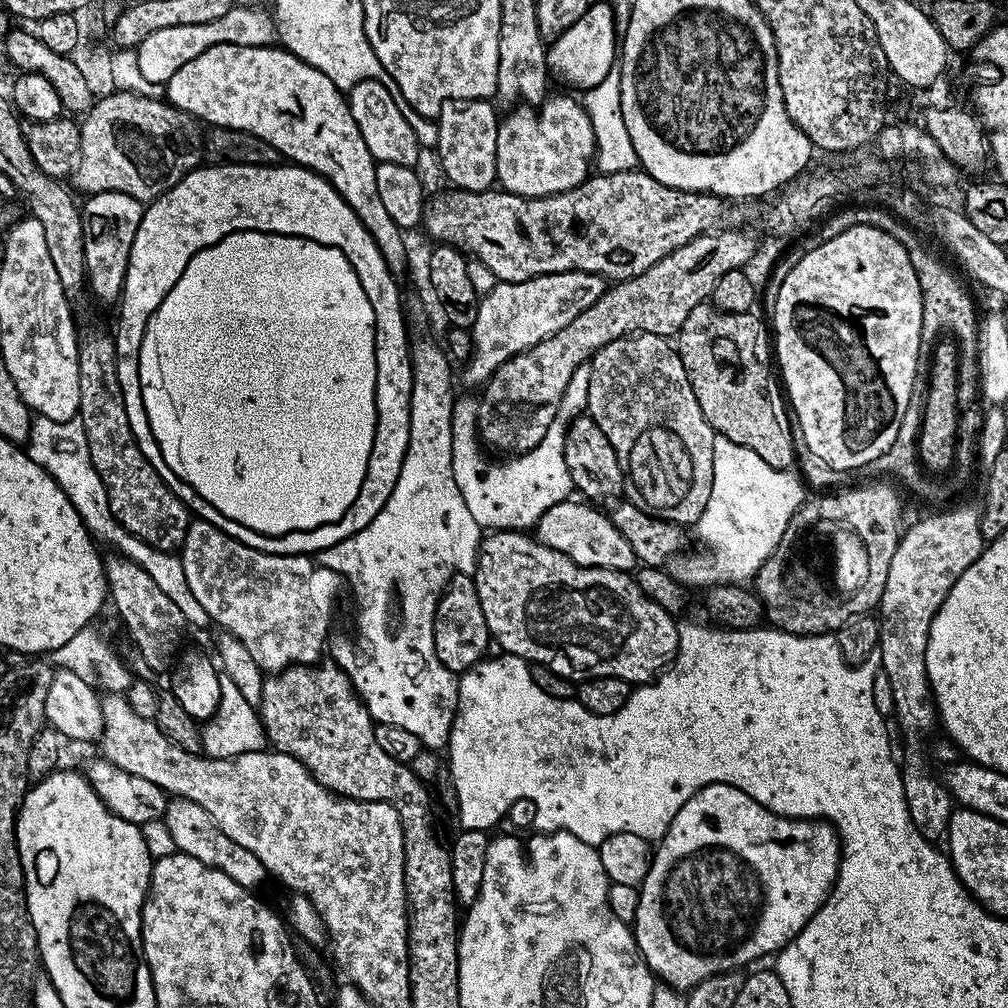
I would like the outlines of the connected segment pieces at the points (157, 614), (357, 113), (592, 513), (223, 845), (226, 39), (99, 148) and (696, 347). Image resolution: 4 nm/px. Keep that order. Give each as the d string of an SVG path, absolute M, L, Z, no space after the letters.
M112 554L112 557L105 559L105 580L109 599L111 603L113 600L126 624L137 653L146 660L154 674L167 673L175 663L184 631L188 628L182 610L159 589L150 574L122 555Z
M384 80L358 82L346 93L346 99L354 122L358 122L362 142L366 142L366 150L370 150L373 160L382 164L394 162L398 166L419 165L422 149L418 138L410 122L406 122L402 114L401 101L397 99L393 89Z
M576 498L564 499L560 504L546 510L534 528L535 535L546 546L566 554L566 558L578 562L579 565L614 569L616 572L633 571L638 564L634 550L621 531L614 526L611 517L607 513L602 514L594 509L597 507L585 501L574 499Z
M181 798L169 799L168 808L164 811L163 822L169 828L170 835L174 838L179 851L184 852L190 858L198 858L198 862L202 862L214 870L222 870L222 874L234 878L234 882L238 882L238 886L256 890L259 889L259 884L266 879L262 862L258 862L258 858L254 858L254 854L250 854L250 850L246 850L246 846L238 846L238 842L228 838L216 825L214 818L210 818L210 814L206 814L206 810L202 810L202 806L198 806L198 802Z
M233 6L230 11L223 14L214 22L206 22L205 25L180 25L170 26L169 29L157 30L149 35L139 47L135 49L138 60L138 68L142 77L151 86L167 85L171 76L190 58L198 58L210 46L219 44L237 44L238 46L262 46L271 45L277 39L276 21L271 11L263 12L260 8L240 8Z
M117 90L110 92L109 96L104 96L101 100L99 97L93 103L80 124L80 158L70 177L77 189L80 187L84 194L121 192L135 200L151 202L182 182L186 174L201 167L205 159L204 136L201 121L195 116L175 108L167 99L155 100L152 94Z
M711 303L699 304L694 306L694 310L690 310L686 322L681 326L679 340L680 361L684 363L690 386L698 398L698 406L702 406L702 414L713 432L718 436L730 438L730 442L738 442L738 446L746 446L746 450L754 450L754 454L758 454L758 458L762 458L762 462L768 463L769 466L791 469L791 464L796 460L796 448L792 445L794 428L785 405L775 404L768 393L768 372L756 353L756 343L760 340L760 320L756 314L719 312Z

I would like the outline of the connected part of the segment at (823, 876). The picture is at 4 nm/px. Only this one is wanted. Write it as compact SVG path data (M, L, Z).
M711 784L702 790L698 790L687 802L681 804L678 814L674 814L674 822L670 822L670 826L664 829L664 835L659 837L658 843L655 845L652 853L652 865L646 874L646 878L639 886L640 902L639 910L637 912L638 925L640 924L640 932L638 928L638 943L640 946L640 953L644 955L644 961L648 963L648 969L652 975L659 978L661 981L668 981L674 988L678 990L690 990L696 984L700 984L706 978L717 976L723 972L735 972L737 970L744 970L747 964L752 964L755 960L760 960L763 956L776 954L786 946L788 946L792 939L804 929L806 922L810 922L810 918L816 911L820 909L820 905L828 898L828 893L831 892L833 884L836 882L836 871L840 868L840 837L836 835L836 829L832 827L831 823L821 822L818 820L793 820L791 816L778 816L771 812L766 806L762 806L758 802L754 802L754 798L750 798L750 794L746 794L742 790L738 790L733 784Z

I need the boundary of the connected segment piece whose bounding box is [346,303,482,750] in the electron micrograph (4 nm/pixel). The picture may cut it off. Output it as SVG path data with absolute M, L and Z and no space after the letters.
M405 303L404 323L408 330L408 350L412 361L412 393L410 394L410 434L408 435L408 449L404 455L402 462L402 470L398 474L398 482L394 486L394 490L390 494L390 498L386 502L386 506L382 506L382 510L373 518L368 525L362 530L358 530L352 536L352 542L346 542L348 546L376 546L376 596L382 596L386 600L386 596L390 594L390 588L394 584L398 584L398 588L404 592L404 632L400 634L400 638L396 638L396 642L390 642L390 662L374 662L374 674L353 674L352 685L356 688L356 693L359 694L361 700L364 701L368 712L377 724L393 724L394 726L402 726L402 730L410 730L410 734L414 734L420 739L421 745L425 749L440 750L448 743L448 733L452 730L452 723L456 717L456 703L458 702L458 678L450 678L442 676L442 678L426 678L422 674L428 672L428 662L430 662L430 654L435 654L434 650L434 614L436 607L440 601L440 595L444 593L444 588L450 582L450 578L457 574L472 574L476 571L476 553L480 551L480 541L482 539L482 529L478 522L474 520L473 515L466 508L463 502L462 493L458 490L458 485L454 480L454 468L452 462L452 436L451 436L451 418L452 406L454 401L454 393L452 394L452 364L448 361L448 356L432 341L432 332L428 329L428 316L416 304Z

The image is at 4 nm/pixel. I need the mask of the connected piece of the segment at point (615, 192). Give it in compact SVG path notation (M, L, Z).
M643 170L592 174L574 190L563 192L557 196L539 196L537 200L528 200L525 196L510 194L503 190L489 190L487 192L448 191L452 192L444 192L441 196L434 197L433 200L431 197L431 199L425 203L422 228L425 228L425 230L433 236L433 241L442 244L451 244L452 247L463 250L469 257L475 258L478 262L482 262L482 266L494 270L497 281L505 284L526 282L527 280L534 279L535 276L545 276L546 274L554 274L555 272L593 272L612 282L629 280L632 276L637 276L646 270L650 270L650 266L654 266L654 262L666 258L674 250L686 246L686 242L690 242L694 238L704 235L705 232L719 229L721 225L725 223L723 220L728 216L727 206L729 207L719 196L713 196L706 192L683 192L677 188L671 188L662 182L658 182L653 176L649 176L648 173Z

